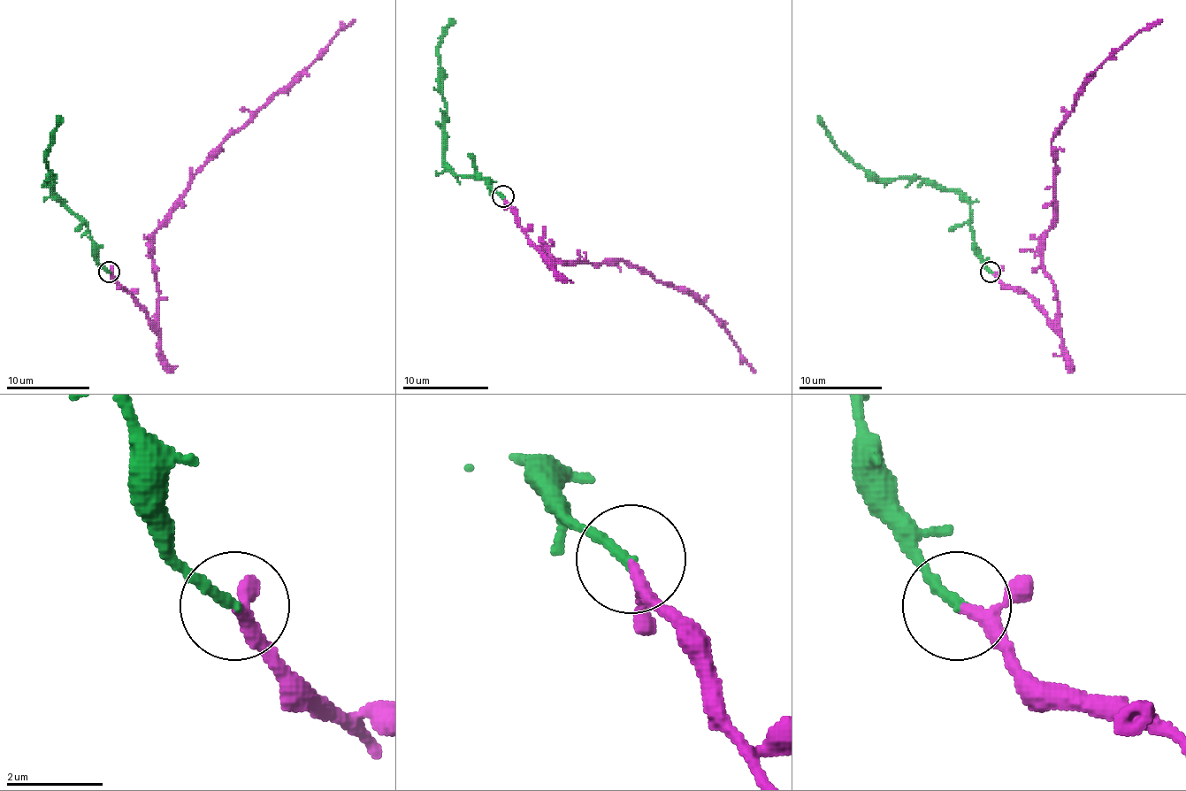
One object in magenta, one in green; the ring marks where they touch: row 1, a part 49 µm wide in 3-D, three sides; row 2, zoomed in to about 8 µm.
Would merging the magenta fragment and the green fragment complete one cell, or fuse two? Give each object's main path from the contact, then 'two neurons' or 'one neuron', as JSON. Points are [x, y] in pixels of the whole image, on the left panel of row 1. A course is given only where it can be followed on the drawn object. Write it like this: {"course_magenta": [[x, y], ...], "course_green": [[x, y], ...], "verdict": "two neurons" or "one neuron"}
{"course_magenta": [[109, 272], [155, 322], [158, 291], [152, 264], [152, 234], [204, 162], [355, 19]], "course_green": [[109, 272], [98, 262], [89, 230], [52, 193], [54, 178], [48, 176], [46, 151], [60, 116]], "verdict": "one neuron"}

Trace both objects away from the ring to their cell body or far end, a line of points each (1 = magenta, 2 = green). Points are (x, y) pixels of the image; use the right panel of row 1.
1: (990, 272), (1055, 320), (1058, 291), (1043, 264), (1053, 216), (1052, 141), (1078, 88), (1162, 19)
2: (990, 272), (972, 230), (969, 205), (957, 193), (940, 191), (920, 178), (869, 176), (840, 151), (817, 116)

